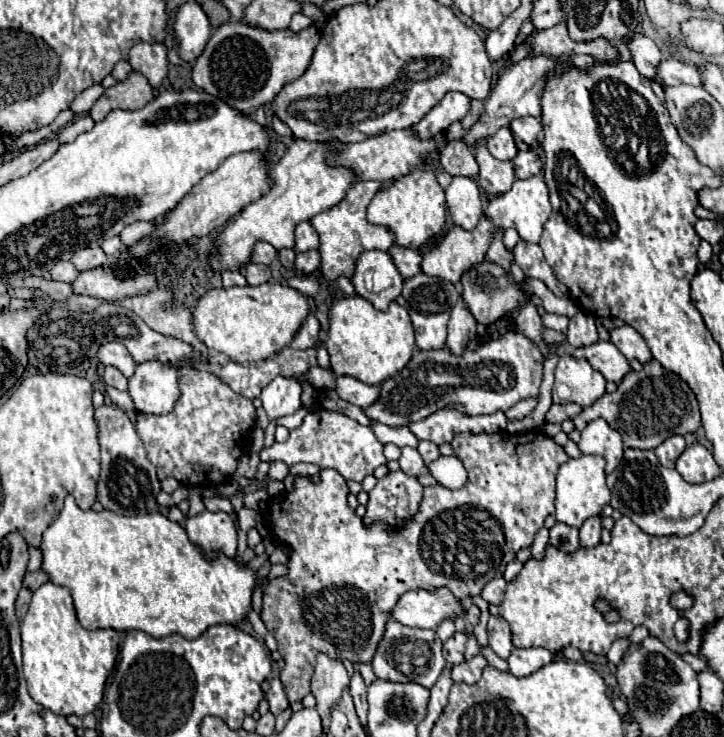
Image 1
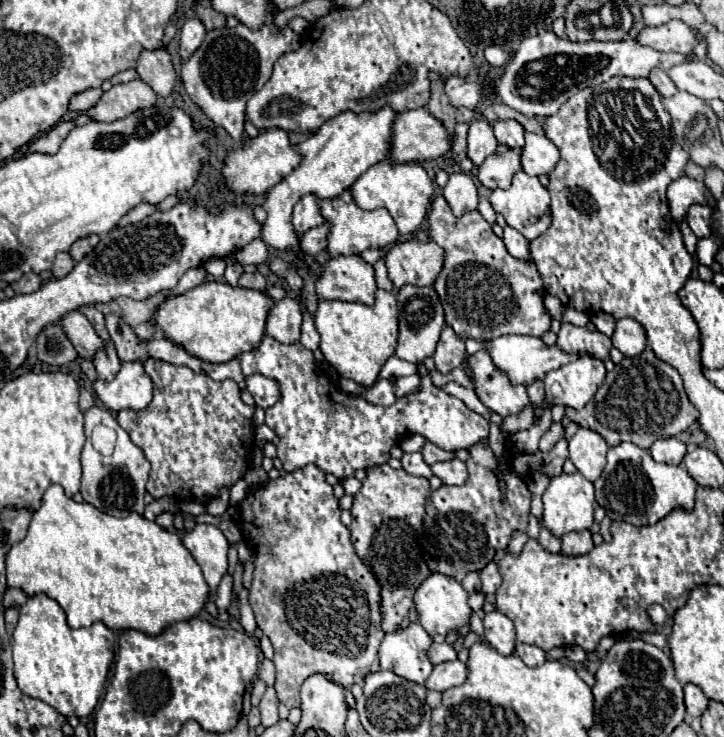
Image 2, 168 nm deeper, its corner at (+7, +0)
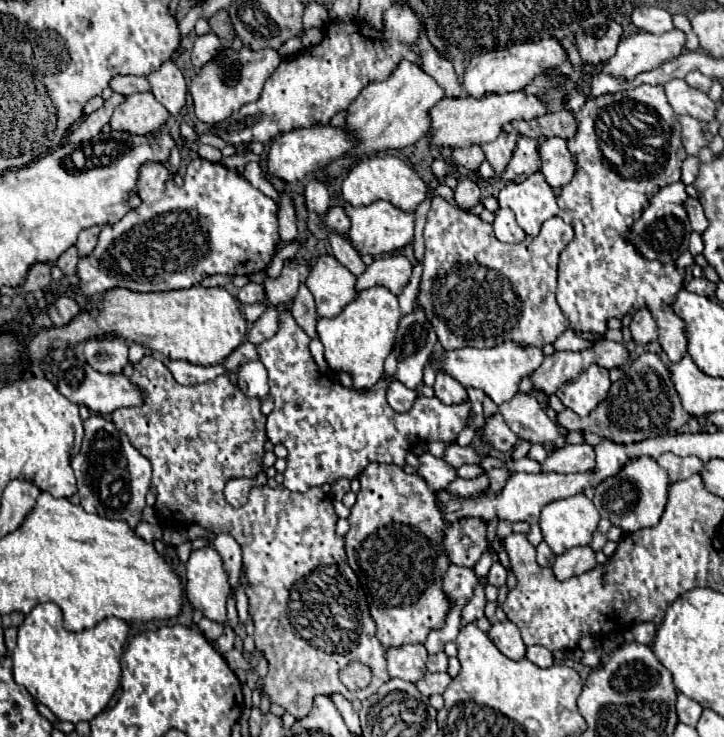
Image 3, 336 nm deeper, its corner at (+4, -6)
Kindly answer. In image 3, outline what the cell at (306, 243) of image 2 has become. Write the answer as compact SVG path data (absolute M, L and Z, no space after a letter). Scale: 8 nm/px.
M333 206L325 216L325 226L337 234L345 234L351 228L351 222L341 206Z

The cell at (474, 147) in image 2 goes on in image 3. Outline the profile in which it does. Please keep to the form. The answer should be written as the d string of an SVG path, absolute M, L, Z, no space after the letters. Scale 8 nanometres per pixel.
M473 144L471 148L453 148L451 150L451 162L461 164L467 170L477 170L483 160L485 160L485 156L477 144Z

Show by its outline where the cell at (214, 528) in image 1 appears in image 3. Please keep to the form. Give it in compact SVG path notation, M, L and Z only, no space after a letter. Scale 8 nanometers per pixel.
M213 548L191 552L185 564L185 594L193 610L201 610L205 618L225 624L225 602L229 594L227 574L221 556Z

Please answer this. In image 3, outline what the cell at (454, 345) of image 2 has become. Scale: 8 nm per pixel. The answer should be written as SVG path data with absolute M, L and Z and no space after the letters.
M437 372L433 390L435 390L435 398L439 398L443 404L459 404L467 400L467 390L459 386L459 382L455 382L455 378L451 378L445 372Z

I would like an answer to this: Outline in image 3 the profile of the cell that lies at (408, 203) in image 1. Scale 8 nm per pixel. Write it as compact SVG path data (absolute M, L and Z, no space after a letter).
M387 154L387 156L371 156L351 166L347 176L343 178L341 194L351 206L369 206L377 200L387 200L401 210L415 210L417 204L421 204L427 196L427 184L403 160Z

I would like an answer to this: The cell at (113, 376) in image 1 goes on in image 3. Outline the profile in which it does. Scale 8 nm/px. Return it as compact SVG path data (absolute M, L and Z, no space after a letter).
M123 338L87 340L85 360L103 374L121 374L127 364L127 342Z

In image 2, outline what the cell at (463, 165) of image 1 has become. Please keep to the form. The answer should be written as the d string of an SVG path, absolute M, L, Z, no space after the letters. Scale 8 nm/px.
M430 74L432 80L432 98L426 106L426 110L436 116L438 120L442 120L444 130L448 136L454 136L454 126L456 126L456 108L450 106L446 94L444 94L444 82L440 80L438 74Z

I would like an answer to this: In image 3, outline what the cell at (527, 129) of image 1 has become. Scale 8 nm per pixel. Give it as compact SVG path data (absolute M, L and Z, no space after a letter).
M501 132L499 138L489 144L481 144L485 160L493 166L493 170L497 174L503 174L503 170L507 168L511 154L515 150L515 144L517 144L517 136L509 134L509 132Z

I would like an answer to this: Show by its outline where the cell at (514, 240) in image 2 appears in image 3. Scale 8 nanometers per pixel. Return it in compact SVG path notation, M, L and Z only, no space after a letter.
M499 208L495 212L493 230L501 242L521 242L525 238L525 232L515 222L515 214L507 208Z

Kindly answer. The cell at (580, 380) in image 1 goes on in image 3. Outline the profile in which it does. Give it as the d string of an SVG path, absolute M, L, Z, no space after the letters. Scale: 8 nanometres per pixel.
M591 364L575 382L563 384L563 388L557 390L557 396L575 414L587 416L607 396L609 386L609 370Z

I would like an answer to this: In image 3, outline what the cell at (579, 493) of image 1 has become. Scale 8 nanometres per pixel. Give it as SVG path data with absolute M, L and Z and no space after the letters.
M585 494L547 504L539 520L543 540L553 554L563 554L575 546L589 546L597 524L599 512Z

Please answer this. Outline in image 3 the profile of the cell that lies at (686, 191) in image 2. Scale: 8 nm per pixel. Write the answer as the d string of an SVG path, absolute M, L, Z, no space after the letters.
M683 182L663 186L657 194L651 196L647 210L643 210L641 218L635 220L635 226L627 230L627 238L631 238L631 244L639 250L639 254L643 254L643 258L667 264L667 262L675 262L689 248L691 224L687 220L685 200L687 200L687 192Z

